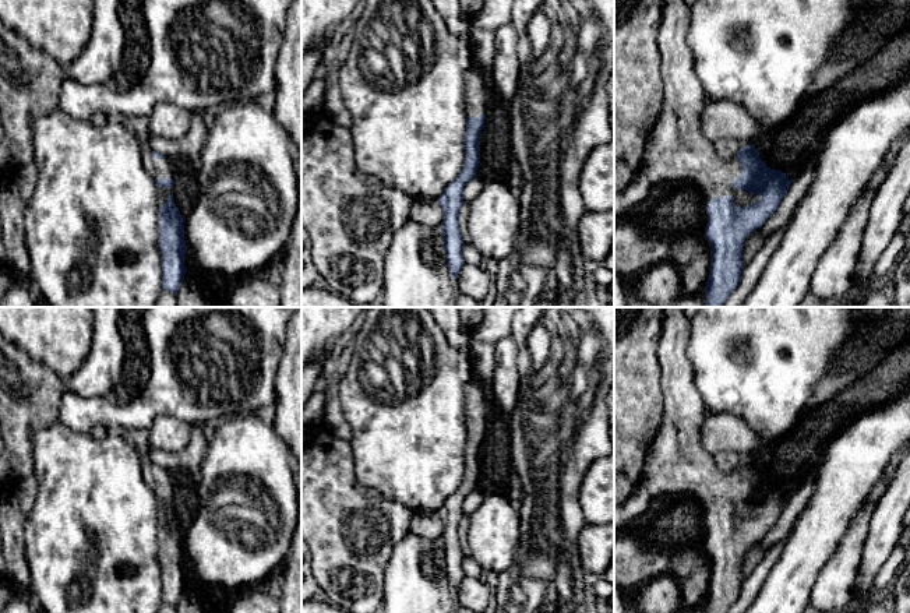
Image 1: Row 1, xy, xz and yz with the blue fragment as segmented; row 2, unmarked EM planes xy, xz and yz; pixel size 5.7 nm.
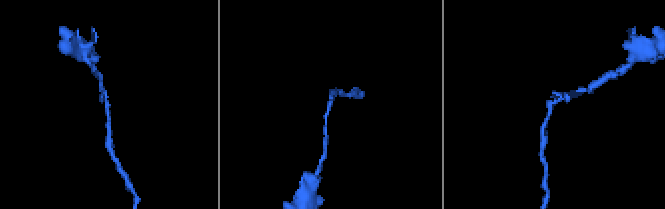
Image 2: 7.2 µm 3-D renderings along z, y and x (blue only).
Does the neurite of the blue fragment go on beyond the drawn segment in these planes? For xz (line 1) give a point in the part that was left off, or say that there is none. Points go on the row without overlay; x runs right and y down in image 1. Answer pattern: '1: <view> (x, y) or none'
1: xz (476, 391)

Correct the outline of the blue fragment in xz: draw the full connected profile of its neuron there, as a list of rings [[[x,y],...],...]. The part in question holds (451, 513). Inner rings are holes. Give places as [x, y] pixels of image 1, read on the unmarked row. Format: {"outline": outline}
{"outline": [[[470,339],[466,349],[470,360],[470,380],[463,388],[466,443],[463,450],[465,472],[456,490],[437,511],[444,526],[440,543],[449,589],[456,592],[465,577],[462,561],[465,559],[459,539],[459,525],[465,498],[477,487],[480,476],[480,447],[490,412],[490,387],[494,373],[494,345]]]}

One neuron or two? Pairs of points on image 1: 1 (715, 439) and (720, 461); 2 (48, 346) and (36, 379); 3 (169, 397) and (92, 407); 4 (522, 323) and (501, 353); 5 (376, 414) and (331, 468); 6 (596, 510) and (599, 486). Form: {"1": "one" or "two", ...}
{"1": "two", "2": "two", "3": "one", "4": "two", "5": "two", "6": "one"}

